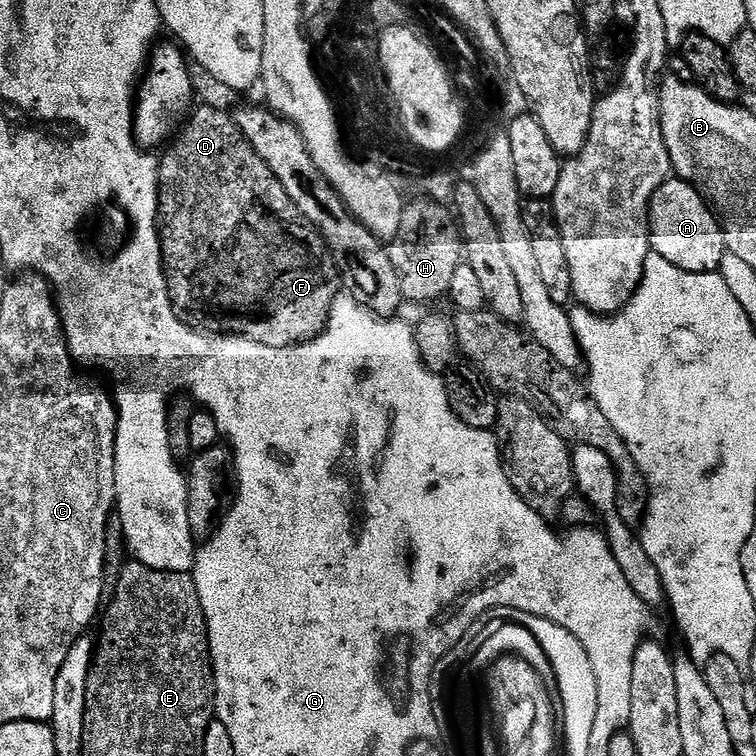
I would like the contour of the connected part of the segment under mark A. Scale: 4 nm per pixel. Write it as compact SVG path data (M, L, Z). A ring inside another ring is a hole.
M669 178L662 186L658 186L658 190L652 195L652 202L648 206L648 226L651 234L651 251L655 255L666 258L666 262L687 272L714 272L719 269L726 251L724 231L720 229L720 221L700 197L698 190L689 186L685 180Z

